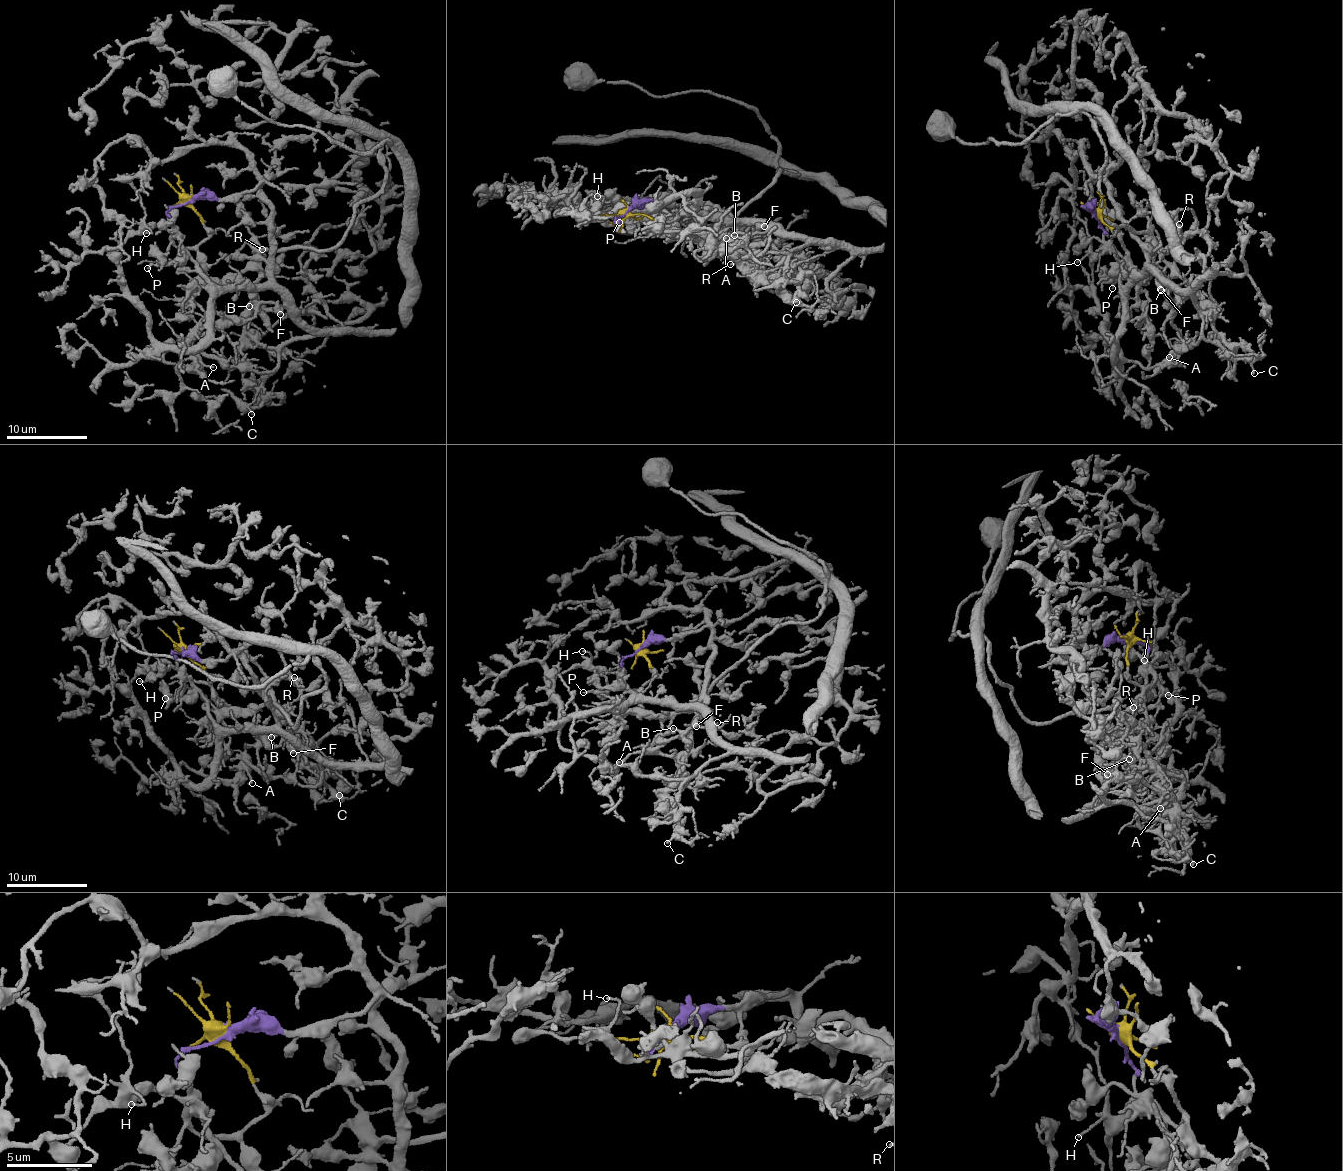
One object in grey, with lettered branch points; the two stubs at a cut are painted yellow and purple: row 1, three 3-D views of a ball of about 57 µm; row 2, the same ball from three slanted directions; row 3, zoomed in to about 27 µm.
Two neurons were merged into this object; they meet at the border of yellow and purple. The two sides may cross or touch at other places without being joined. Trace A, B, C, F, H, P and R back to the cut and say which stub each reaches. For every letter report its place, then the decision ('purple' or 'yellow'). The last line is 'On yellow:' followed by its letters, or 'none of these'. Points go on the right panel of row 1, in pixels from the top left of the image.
A: place (1169, 357); yellow
B: place (1160, 289); yellow
C: place (1254, 373); yellow
F: place (1161, 290); yellow
H: place (1077, 262); yellow
P: place (1112, 288); yellow
R: place (1179, 224); yellow
On yellow: A, B, C, F, H, P, R

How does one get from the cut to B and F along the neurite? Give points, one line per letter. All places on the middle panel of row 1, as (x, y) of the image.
B: (627, 212), (685, 239), (731, 241), (744, 259), (737, 261), (728, 250), (742, 241), (734, 234)
F: (627, 212), (662, 221), (660, 228), (685, 239), (731, 241), (744, 259), (731, 260), (728, 250), (765, 225)

